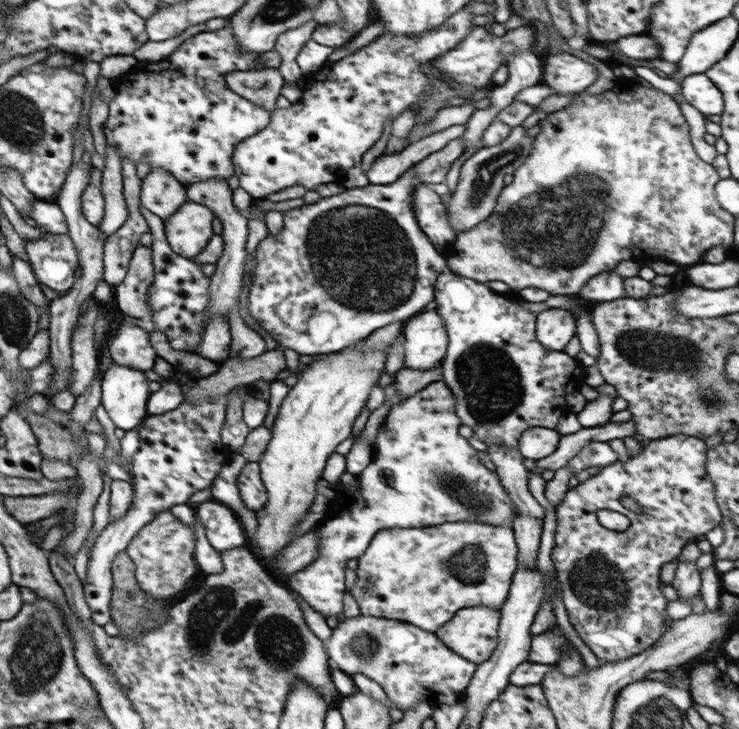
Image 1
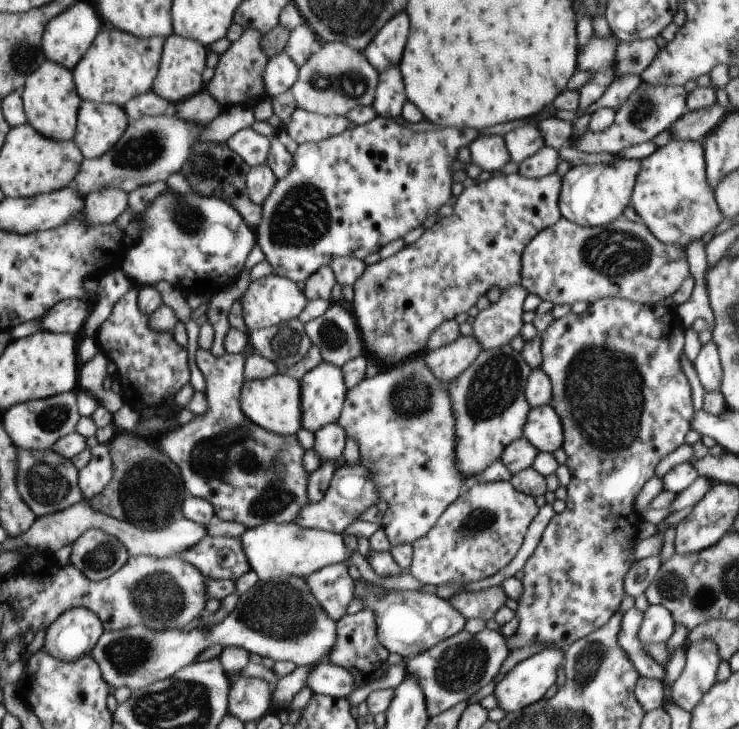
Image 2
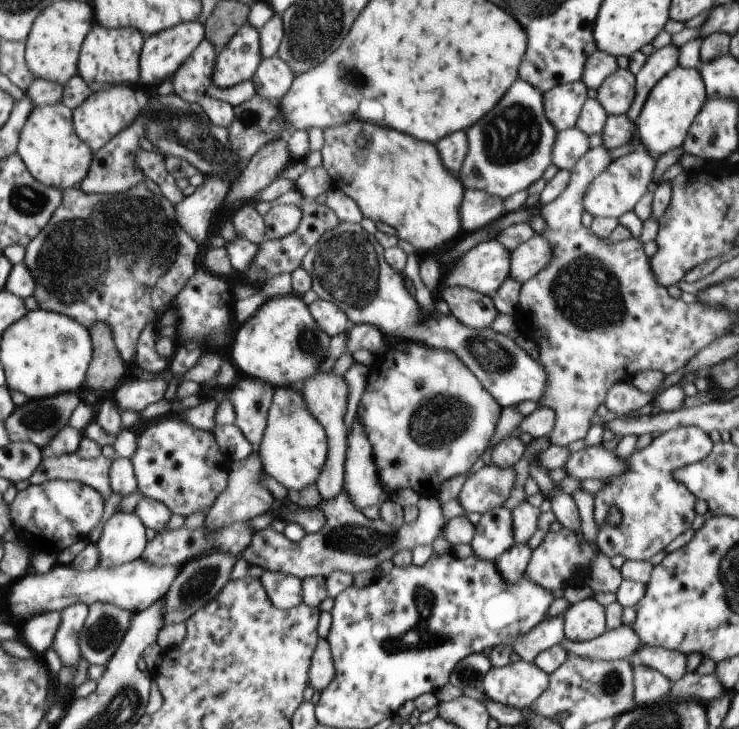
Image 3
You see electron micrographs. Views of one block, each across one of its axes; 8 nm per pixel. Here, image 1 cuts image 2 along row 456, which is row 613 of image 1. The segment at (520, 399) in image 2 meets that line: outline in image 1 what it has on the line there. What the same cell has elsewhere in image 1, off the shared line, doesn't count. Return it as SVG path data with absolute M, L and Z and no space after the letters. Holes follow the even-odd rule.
M478 605L459 610L435 635L456 654L482 664L497 647L501 611Z

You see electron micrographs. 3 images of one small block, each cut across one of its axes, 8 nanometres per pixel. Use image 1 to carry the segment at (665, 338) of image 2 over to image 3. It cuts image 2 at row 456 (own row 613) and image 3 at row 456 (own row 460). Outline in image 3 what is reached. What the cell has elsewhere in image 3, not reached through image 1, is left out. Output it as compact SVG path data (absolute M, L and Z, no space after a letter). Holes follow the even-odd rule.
M689 426L667 430L666 432L663 432L658 438L655 438L654 441L650 442L648 446L639 449L635 448L627 457L618 456L621 462L627 465L625 473L604 479L604 487L602 488L602 490L593 494L593 517L594 522L597 524L597 537L595 538L595 544L597 545L597 548L610 558L612 558L613 556L622 556L622 558L625 558L626 561L649 561L652 556L658 554L658 552L660 552L661 550L664 550L664 548L666 548L676 537L679 537L683 532L686 532L686 530L690 529L692 526L692 522L694 522L694 518L696 518L697 514L694 510L697 498L686 488L686 486L684 486L680 481L677 481L673 477L673 472L677 468L698 462L699 460L706 458L706 456L708 456L710 452L712 452L712 449L713 443L712 439L710 439L710 435L706 431L703 431L701 428ZM612 506L616 506L616 508L620 510L621 522L620 524L618 524L618 526L608 523L608 512L610 512L610 508L612 508Z

